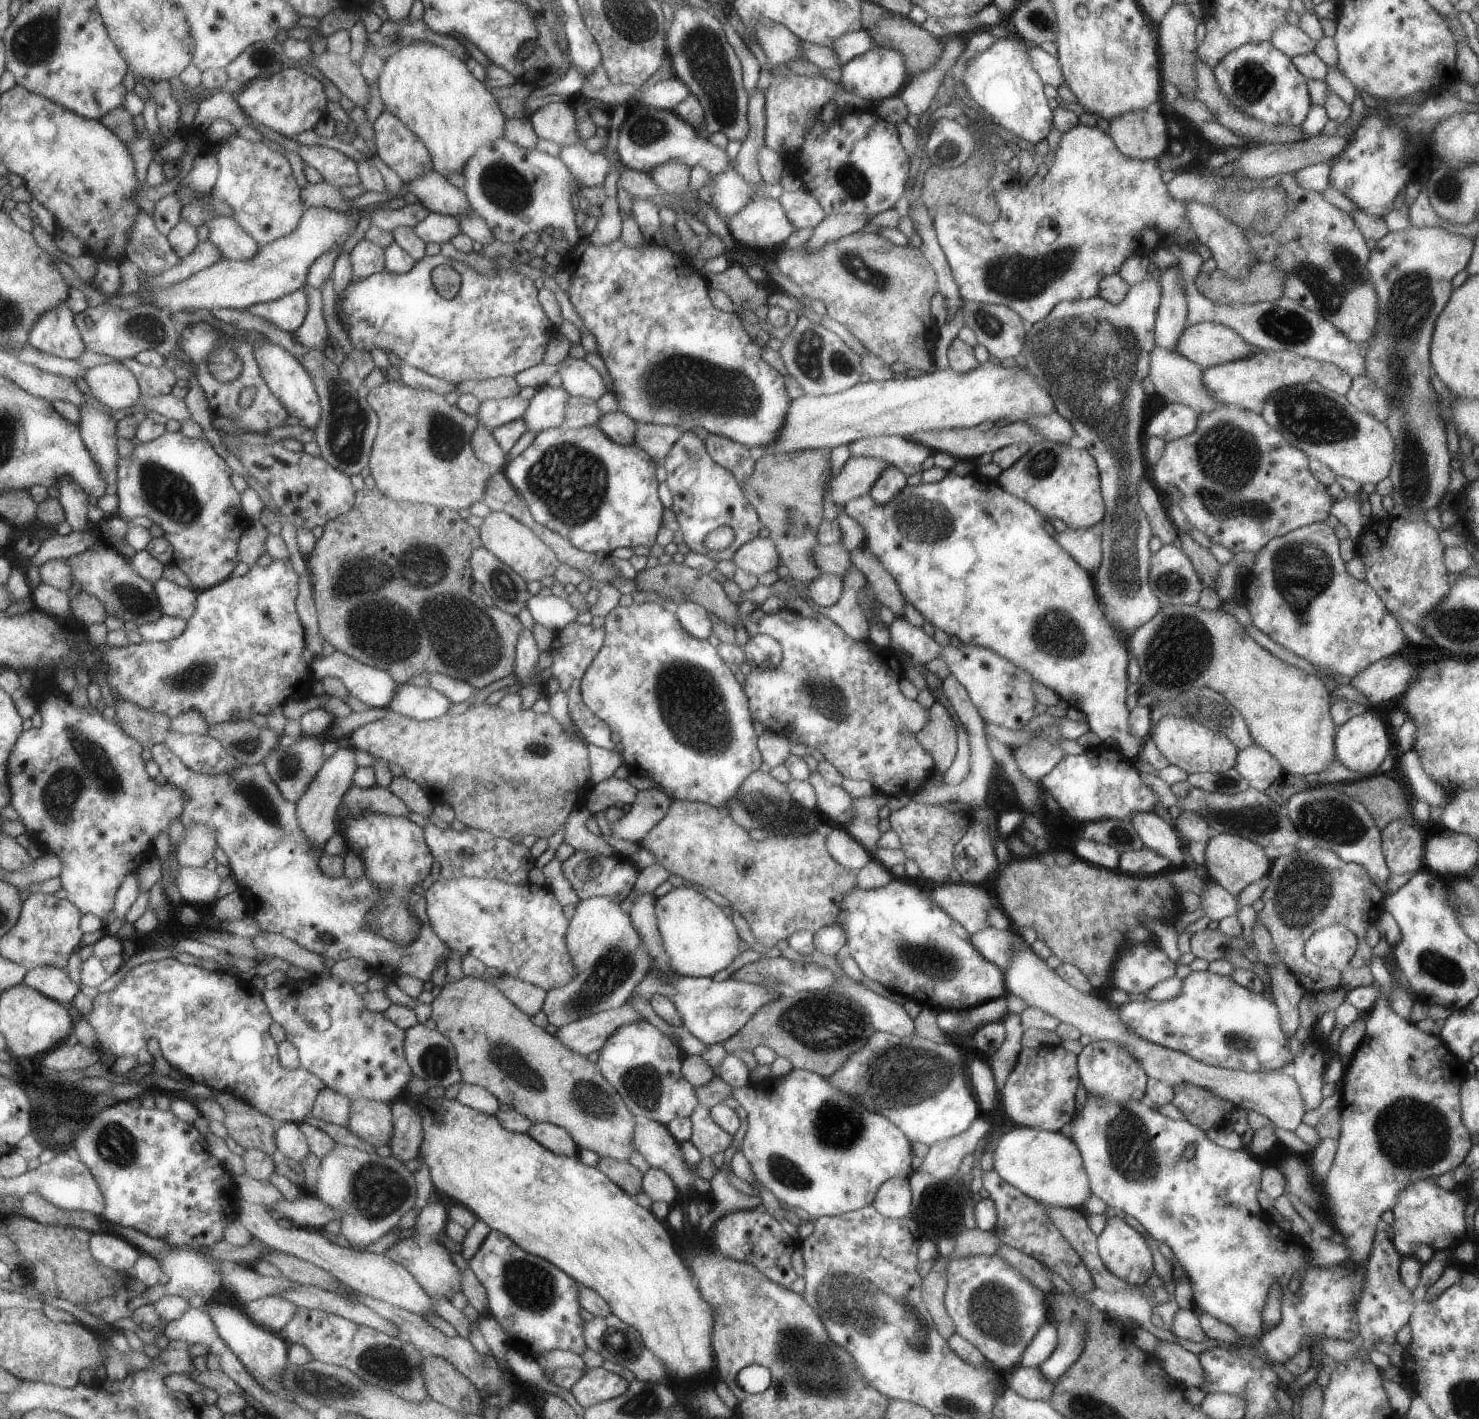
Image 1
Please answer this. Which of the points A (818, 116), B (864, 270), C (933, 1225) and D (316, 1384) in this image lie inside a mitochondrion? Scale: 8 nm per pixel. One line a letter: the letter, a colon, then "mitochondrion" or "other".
A: other
B: mitochondrion
C: other
D: mitochondrion

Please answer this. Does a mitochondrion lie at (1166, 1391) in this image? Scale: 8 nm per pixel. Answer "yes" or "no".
no

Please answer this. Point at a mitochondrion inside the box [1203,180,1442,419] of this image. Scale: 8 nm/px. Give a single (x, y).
(1329, 296)

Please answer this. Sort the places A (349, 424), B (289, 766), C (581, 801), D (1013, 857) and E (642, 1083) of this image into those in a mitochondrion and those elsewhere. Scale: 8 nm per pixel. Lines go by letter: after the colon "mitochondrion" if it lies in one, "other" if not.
A: mitochondrion
B: mitochondrion
C: other
D: other
E: mitochondrion

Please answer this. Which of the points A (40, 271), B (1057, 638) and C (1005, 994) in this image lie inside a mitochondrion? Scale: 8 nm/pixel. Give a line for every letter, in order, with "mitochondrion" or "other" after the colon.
A: other
B: mitochondrion
C: other

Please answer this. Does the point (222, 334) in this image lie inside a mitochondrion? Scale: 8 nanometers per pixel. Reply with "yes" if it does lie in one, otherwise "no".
no

